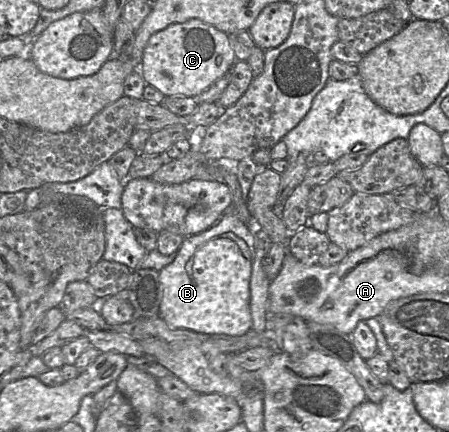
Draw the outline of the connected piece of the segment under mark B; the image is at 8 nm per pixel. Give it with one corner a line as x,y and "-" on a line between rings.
234,211
225,212
204,232
187,236
174,260
159,271
161,302
159,316
171,327
204,334
242,336
252,328
250,277
254,259
255,233

